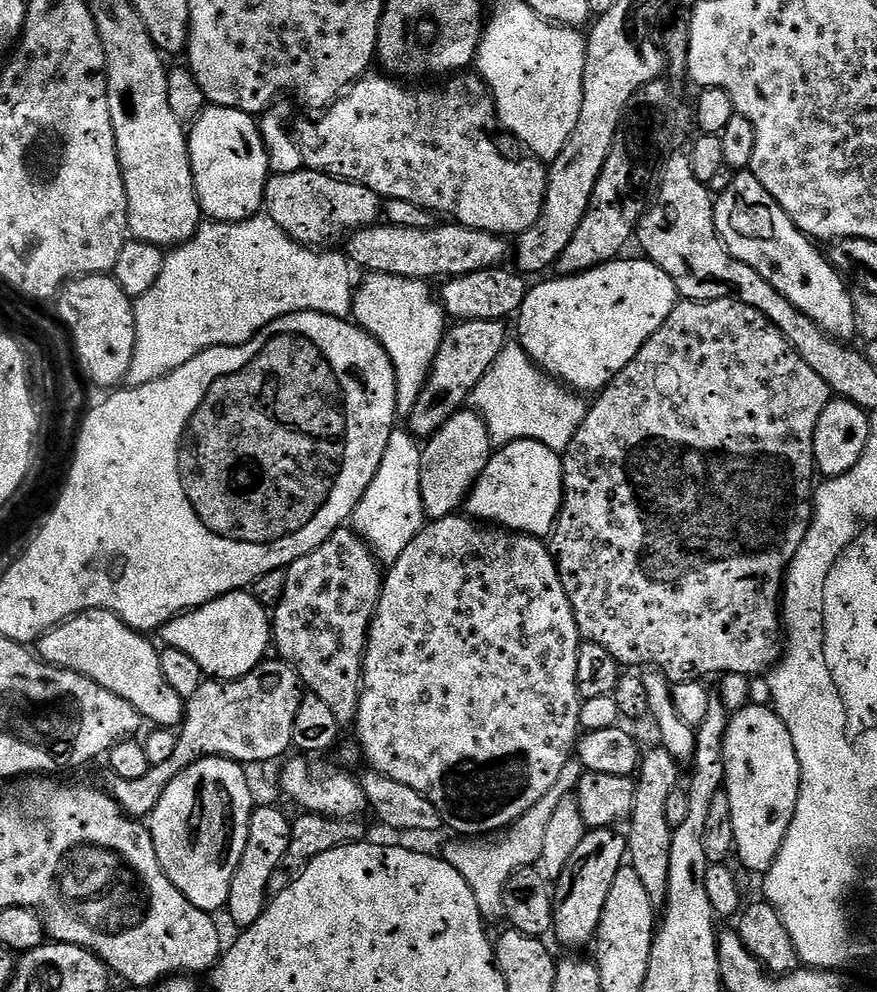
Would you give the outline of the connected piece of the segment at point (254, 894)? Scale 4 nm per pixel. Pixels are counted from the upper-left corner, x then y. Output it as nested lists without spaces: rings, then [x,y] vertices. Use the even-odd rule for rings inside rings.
[[[253,807],[246,850],[242,850],[242,862],[238,862],[238,870],[234,870],[226,905],[226,913],[228,912],[229,918],[237,924],[237,929],[254,926],[254,922],[262,918],[264,908],[270,899],[270,878],[274,878],[274,870],[278,870],[282,858],[286,858],[291,833],[292,820],[282,809]]]

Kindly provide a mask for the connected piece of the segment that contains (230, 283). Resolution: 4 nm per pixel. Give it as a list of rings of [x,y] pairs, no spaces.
[[[266,214],[251,216],[248,220],[238,222],[204,222],[196,229],[194,235],[185,244],[177,244],[164,257],[162,274],[158,274],[158,280],[144,294],[142,294],[134,304],[136,310],[136,345],[134,354],[130,362],[130,370],[126,377],[126,384],[129,388],[137,388],[143,384],[149,384],[155,380],[168,376],[174,370],[186,366],[190,358],[194,358],[199,352],[204,352],[208,348],[233,348],[235,344],[245,344],[250,338],[254,338],[270,322],[278,318],[290,315],[291,312],[321,312],[327,316],[342,316],[345,318],[352,315],[352,293],[354,291],[354,279],[352,280],[353,265],[347,255],[340,252],[324,252],[328,250],[317,250],[307,244],[299,244],[292,240]]]

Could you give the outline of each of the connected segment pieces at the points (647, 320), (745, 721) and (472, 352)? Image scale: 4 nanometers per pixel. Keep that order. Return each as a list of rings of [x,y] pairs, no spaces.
[[[617,258],[610,260],[606,264],[600,264],[596,268],[591,268],[588,272],[581,272],[578,276],[551,278],[552,280],[538,285],[537,288],[536,285],[529,287],[526,298],[522,302],[518,313],[518,321],[520,320],[520,337],[518,337],[518,343],[520,347],[526,350],[526,354],[533,360],[533,363],[537,367],[544,369],[550,376],[582,394],[589,394],[588,392],[596,394],[603,390],[634,359],[638,354],[638,350],[642,350],[642,346],[646,341],[660,329],[662,322],[666,322],[666,318],[670,318],[670,314],[678,303],[678,293],[674,282],[670,278],[670,274],[663,272],[658,265],[652,263],[647,258],[639,258],[640,260],[624,259]]]
[[[749,703],[741,712],[731,713],[727,721],[728,728],[724,731],[724,788],[734,826],[734,852],[737,857],[740,855],[741,862],[750,871],[763,874],[778,858],[796,813],[800,793],[798,754],[794,750],[794,738],[790,738],[790,730],[786,730],[782,718],[771,707],[763,708]]]
[[[462,320],[453,323],[445,331],[422,394],[414,402],[414,408],[406,418],[407,431],[417,438],[433,436],[452,415],[461,411],[469,403],[472,391],[476,389],[478,382],[486,374],[486,370],[490,370],[490,366],[494,366],[498,354],[502,354],[502,350],[507,348],[510,343],[510,337],[504,327],[506,324],[502,320]]]

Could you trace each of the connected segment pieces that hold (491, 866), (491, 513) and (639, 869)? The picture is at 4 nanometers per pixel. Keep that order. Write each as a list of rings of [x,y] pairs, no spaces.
[[[579,759],[568,760],[566,766],[562,766],[562,774],[558,774],[558,782],[554,782],[554,786],[550,786],[550,790],[546,794],[542,794],[538,803],[526,814],[522,814],[522,818],[515,820],[507,830],[501,831],[491,838],[452,838],[456,840],[450,841],[445,846],[444,852],[442,851],[442,859],[450,866],[454,866],[454,870],[458,870],[458,874],[462,874],[466,886],[470,886],[470,890],[474,894],[474,902],[478,902],[480,916],[485,922],[504,920],[506,882],[518,870],[533,867],[539,861],[542,854],[542,841],[546,834],[546,822],[550,822],[550,817],[554,815],[558,802],[562,802],[564,796],[573,795],[574,789],[583,778],[585,771],[586,769]]]
[[[515,440],[497,447],[486,466],[472,485],[466,499],[466,512],[477,522],[487,522],[509,532],[523,532],[525,536],[548,538],[556,526],[556,519],[564,501],[564,461],[561,453],[547,448],[542,442]]]
[[[653,747],[653,752],[643,753],[636,781],[636,798],[634,810],[626,824],[628,837],[627,859],[630,866],[642,878],[642,886],[646,886],[646,894],[650,894],[653,908],[663,909],[668,897],[668,879],[670,878],[670,842],[672,841],[672,826],[666,820],[666,802],[672,791],[681,783],[680,761],[670,756],[665,748]]]

